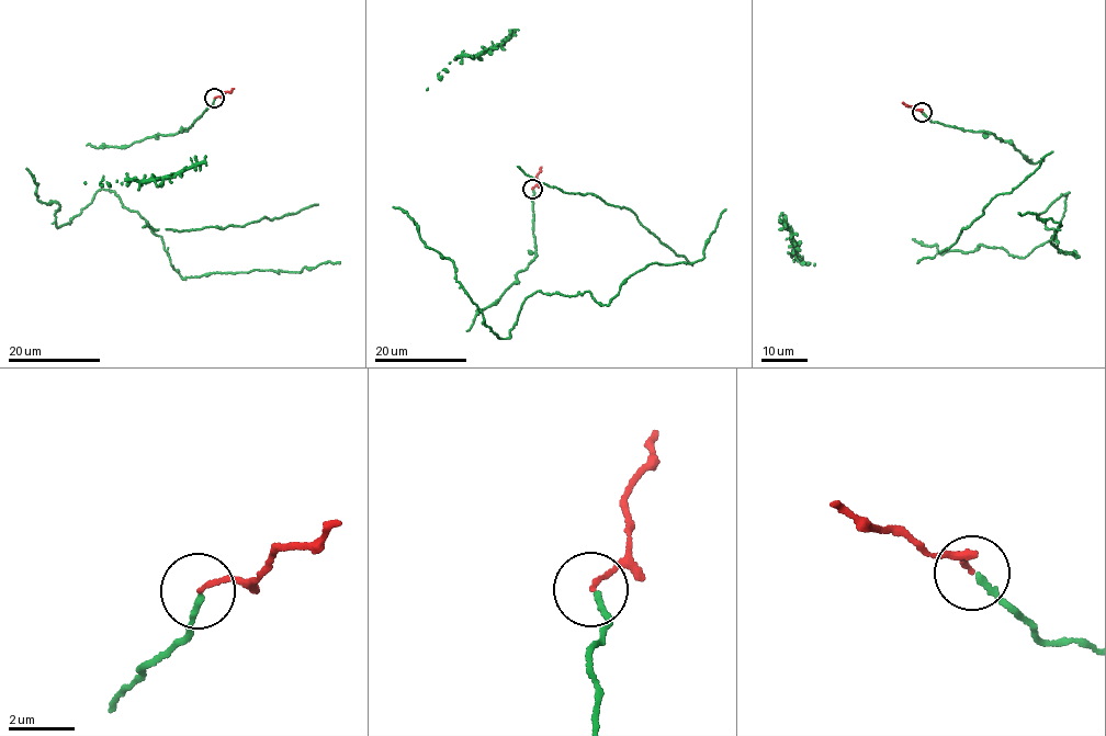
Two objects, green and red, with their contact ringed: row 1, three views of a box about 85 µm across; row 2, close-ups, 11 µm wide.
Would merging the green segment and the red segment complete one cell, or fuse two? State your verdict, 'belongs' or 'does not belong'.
belongs

